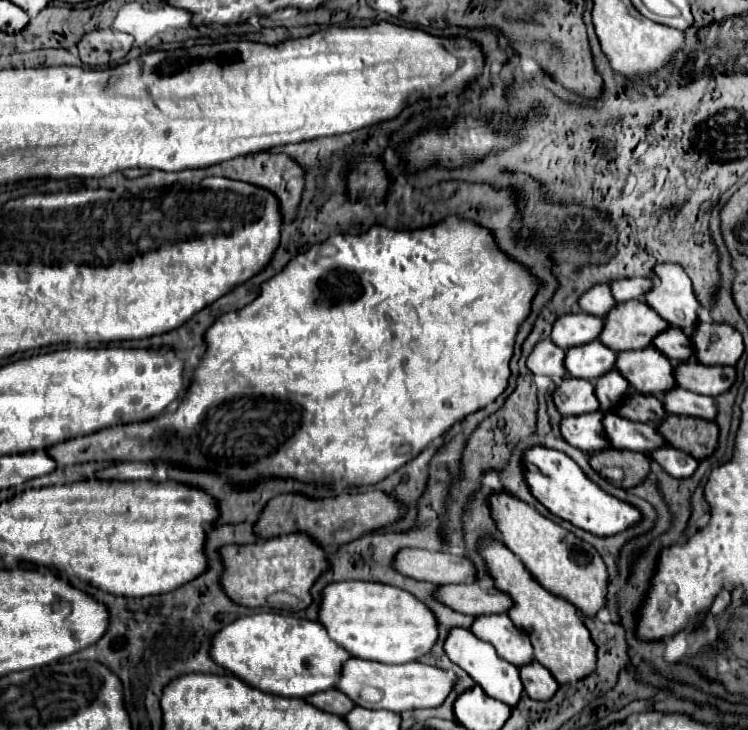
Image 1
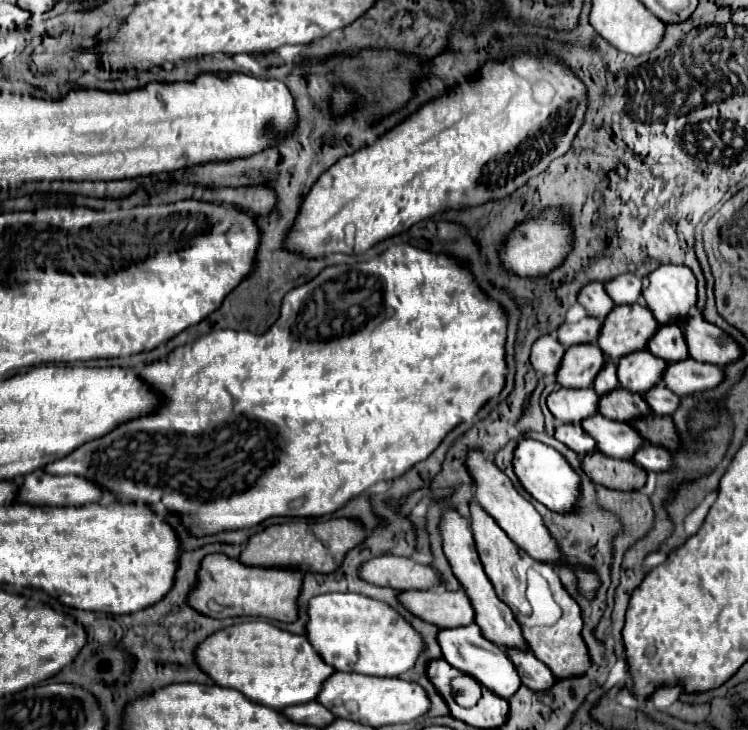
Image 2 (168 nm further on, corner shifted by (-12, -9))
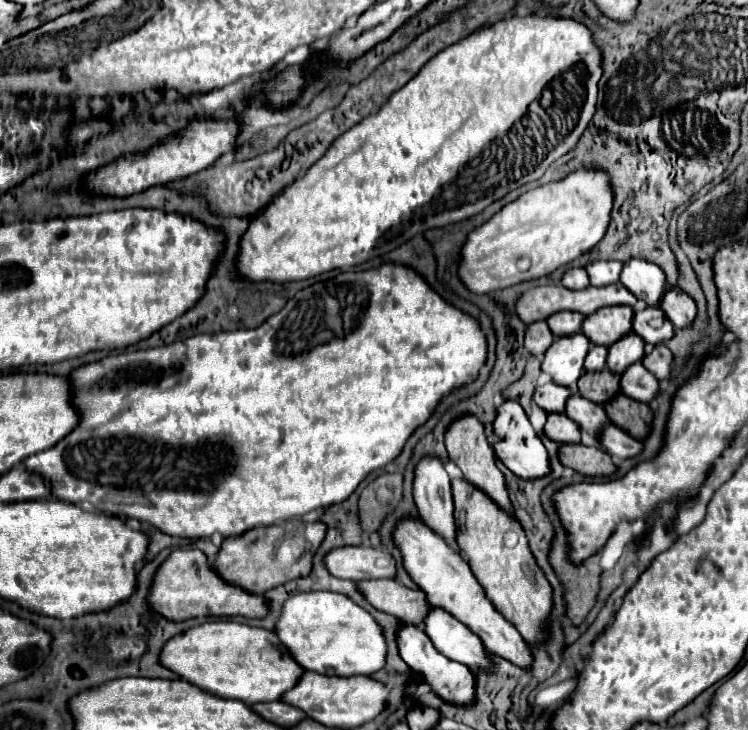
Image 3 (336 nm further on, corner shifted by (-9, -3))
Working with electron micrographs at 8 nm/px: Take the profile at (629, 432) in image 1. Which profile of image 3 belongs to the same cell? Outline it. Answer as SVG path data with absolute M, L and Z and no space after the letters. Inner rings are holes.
M571 394L565 406L565 414L575 420L585 432L589 432L595 438L595 432L599 432L609 418L605 416L605 410L601 404L595 404L591 400L585 400L581 394Z

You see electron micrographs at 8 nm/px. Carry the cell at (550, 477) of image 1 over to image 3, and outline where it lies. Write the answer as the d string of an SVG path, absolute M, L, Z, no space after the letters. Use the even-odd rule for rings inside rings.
M505 400L499 408L497 408L497 416L493 420L493 432L499 436L499 442L493 446L497 458L519 478L533 478L533 476L545 476L549 474L549 458L547 458L547 450L541 442L541 438L537 436L537 432L533 430L527 414L523 412L521 404L517 404L515 400Z

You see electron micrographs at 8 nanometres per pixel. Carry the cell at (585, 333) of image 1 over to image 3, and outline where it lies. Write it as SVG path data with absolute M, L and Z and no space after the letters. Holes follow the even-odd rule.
M557 312L547 318L547 324L555 336L567 336L581 328L583 318L579 312Z

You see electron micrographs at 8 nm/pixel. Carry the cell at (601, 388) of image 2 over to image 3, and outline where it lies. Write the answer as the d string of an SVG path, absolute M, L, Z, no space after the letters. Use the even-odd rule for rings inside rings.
M591 346L587 356L585 356L585 370L589 370L589 372L603 370L605 368L605 356L607 356L605 346Z

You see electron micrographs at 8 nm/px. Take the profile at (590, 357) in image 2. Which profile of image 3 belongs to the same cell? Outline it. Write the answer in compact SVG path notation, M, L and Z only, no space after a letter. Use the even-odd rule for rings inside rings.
M583 332L561 336L547 348L545 358L541 362L541 370L549 374L555 384L571 388L585 372L583 360L589 352L589 346L591 342Z

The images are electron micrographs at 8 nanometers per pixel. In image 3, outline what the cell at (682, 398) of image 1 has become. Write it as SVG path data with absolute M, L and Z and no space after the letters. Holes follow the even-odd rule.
M631 364L623 374L621 374L621 392L633 400L639 402L651 402L659 390L659 382L653 374L649 374L643 364Z

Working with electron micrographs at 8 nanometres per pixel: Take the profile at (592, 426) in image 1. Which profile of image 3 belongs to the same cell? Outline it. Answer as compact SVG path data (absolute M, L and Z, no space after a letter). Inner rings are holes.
M563 412L547 414L547 422L545 422L543 432L547 438L551 438L557 444L581 442L581 428L573 420L569 420Z

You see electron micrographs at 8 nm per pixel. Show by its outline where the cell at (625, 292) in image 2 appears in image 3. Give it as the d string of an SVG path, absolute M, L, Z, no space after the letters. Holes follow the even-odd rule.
M599 260L599 262L587 264L585 270L589 274L591 286L605 286L605 284L619 282L623 264L619 260Z

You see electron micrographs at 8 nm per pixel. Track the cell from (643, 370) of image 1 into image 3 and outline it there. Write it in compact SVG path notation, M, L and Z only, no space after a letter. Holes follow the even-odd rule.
M627 332L627 336L623 336L621 340L613 342L607 348L607 368L611 372L625 372L625 368L629 364L639 362L645 356L645 342L641 340L641 336L637 336L635 332Z

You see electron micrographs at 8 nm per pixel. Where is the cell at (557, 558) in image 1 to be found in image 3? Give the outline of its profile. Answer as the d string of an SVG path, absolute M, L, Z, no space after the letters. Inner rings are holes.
M473 414L457 418L455 422L451 422L447 426L445 446L447 446L447 452L449 452L449 460L459 466L463 476L471 484L481 488L487 496L497 500L497 504L501 504L501 508L505 508L505 512L509 512L509 496L505 496L505 478L501 476L499 468L495 466L495 452L493 452L493 448L487 442L483 424Z

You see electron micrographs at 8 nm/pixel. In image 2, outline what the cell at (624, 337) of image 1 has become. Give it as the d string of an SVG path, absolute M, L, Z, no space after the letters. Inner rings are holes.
M644 304L616 306L616 310L604 318L598 344L606 358L612 358L616 364L626 354L646 350L658 328L660 324Z

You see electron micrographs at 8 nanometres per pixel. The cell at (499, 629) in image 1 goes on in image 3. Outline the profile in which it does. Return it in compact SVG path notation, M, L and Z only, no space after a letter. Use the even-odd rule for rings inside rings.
M425 456L415 466L413 500L421 520L425 520L429 528L437 528L441 536L449 536L449 540L455 542L451 484L439 458Z

